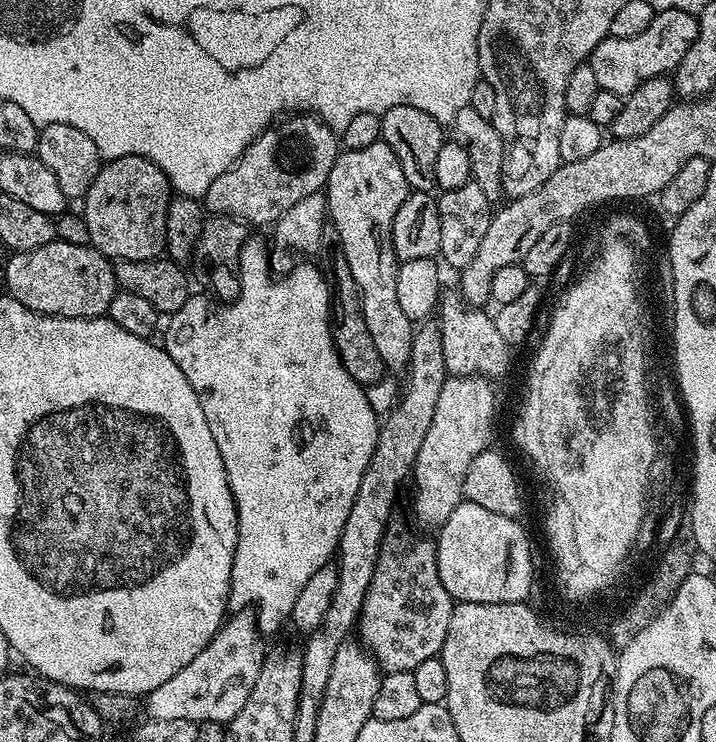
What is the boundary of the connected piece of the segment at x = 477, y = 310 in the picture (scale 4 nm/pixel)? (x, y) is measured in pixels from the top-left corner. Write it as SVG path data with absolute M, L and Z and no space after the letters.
M445 291L438 305L438 327L442 342L442 355L446 357L446 370L449 376L483 376L497 378L508 372L512 364L513 349L498 334L498 326L491 315L484 313L480 306L467 304L459 291Z

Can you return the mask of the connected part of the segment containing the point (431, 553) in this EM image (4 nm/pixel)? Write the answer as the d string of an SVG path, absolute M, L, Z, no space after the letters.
M389 535L380 546L374 578L360 611L359 643L372 653L373 660L385 673L413 672L421 662L426 662L426 658L440 655L440 648L446 642L453 607L452 595L446 590L446 586L442 586L442 578L438 576L435 543L431 539L403 540L400 536Z

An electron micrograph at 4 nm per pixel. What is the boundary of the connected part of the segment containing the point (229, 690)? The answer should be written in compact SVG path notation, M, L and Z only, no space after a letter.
M251 611L232 612L214 634L206 650L194 658L194 662L182 666L182 670L178 670L170 682L162 682L158 690L148 693L147 719L186 718L197 725L202 722L218 722L227 726L238 714L238 710L246 706L246 698L250 698L250 690L254 690L254 682L258 682L258 674L266 659L263 639L265 637L256 627L256 617Z

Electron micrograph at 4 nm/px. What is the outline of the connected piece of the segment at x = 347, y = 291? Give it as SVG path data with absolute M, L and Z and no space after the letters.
M328 222L324 227L320 247L322 251L318 256L318 267L325 277L330 278L332 341L336 347L336 353L342 366L346 366L350 378L354 378L354 382L371 386L386 376L386 369L382 358L378 358L378 350L374 347L374 342L370 338L370 330L366 326L366 318L362 314L360 287L354 282L354 274L350 274L346 254L342 254L342 246L336 233L336 227L331 222Z

